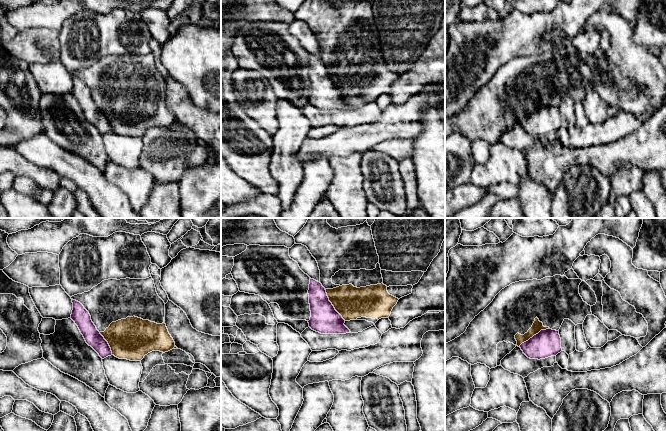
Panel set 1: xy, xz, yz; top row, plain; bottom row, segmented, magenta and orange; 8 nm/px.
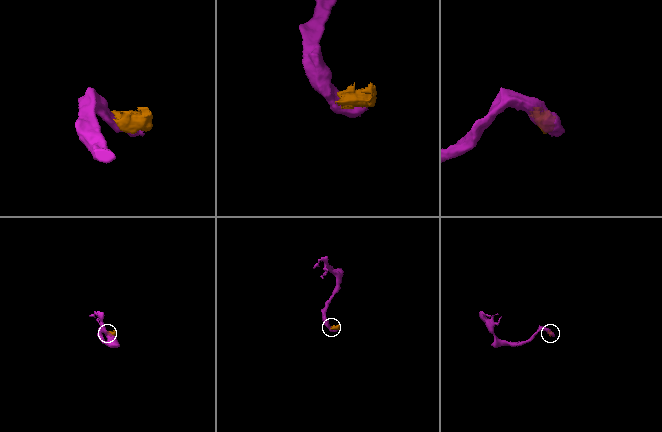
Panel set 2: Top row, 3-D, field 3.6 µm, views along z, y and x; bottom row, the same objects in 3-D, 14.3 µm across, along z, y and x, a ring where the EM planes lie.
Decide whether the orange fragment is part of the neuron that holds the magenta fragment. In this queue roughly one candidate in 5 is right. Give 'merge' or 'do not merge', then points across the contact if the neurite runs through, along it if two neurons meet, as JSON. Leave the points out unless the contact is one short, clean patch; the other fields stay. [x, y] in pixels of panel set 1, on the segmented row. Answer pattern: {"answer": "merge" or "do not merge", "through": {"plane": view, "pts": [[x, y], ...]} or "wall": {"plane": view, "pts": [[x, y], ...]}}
{"answer": "do not merge"}

